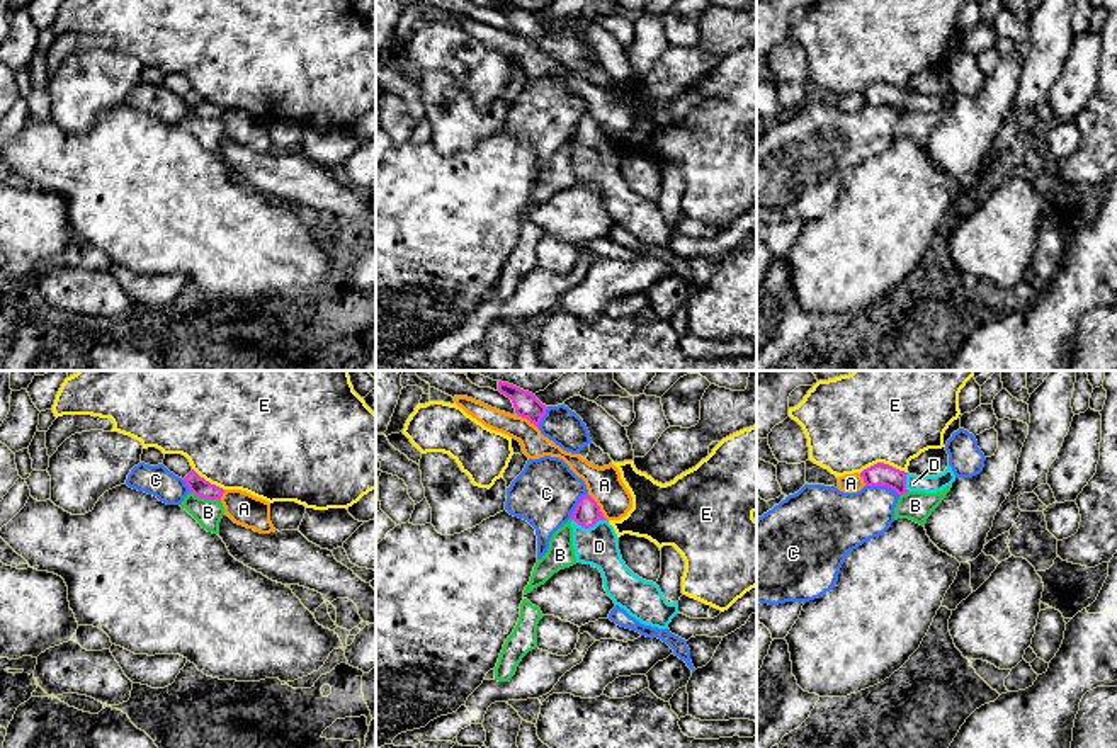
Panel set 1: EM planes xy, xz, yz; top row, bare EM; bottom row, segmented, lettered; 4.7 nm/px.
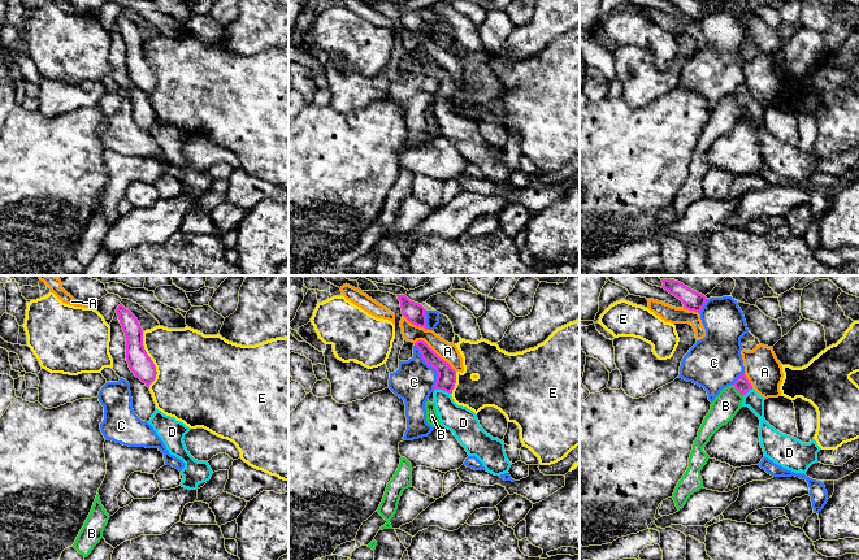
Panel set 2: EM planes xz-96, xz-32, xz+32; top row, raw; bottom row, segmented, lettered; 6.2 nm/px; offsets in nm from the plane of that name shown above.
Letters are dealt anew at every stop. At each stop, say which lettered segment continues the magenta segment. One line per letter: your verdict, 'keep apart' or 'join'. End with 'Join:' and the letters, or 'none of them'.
A: keep apart
B: keep apart
C: keep apart
D: join
E: keep apart
Join: D

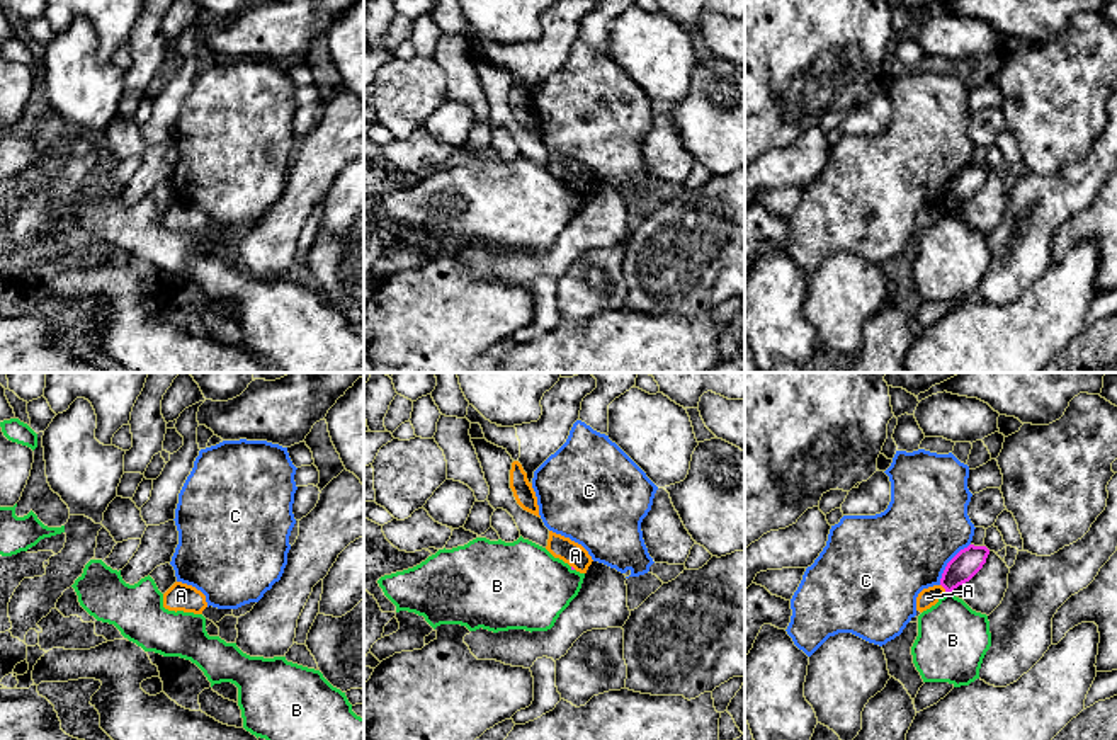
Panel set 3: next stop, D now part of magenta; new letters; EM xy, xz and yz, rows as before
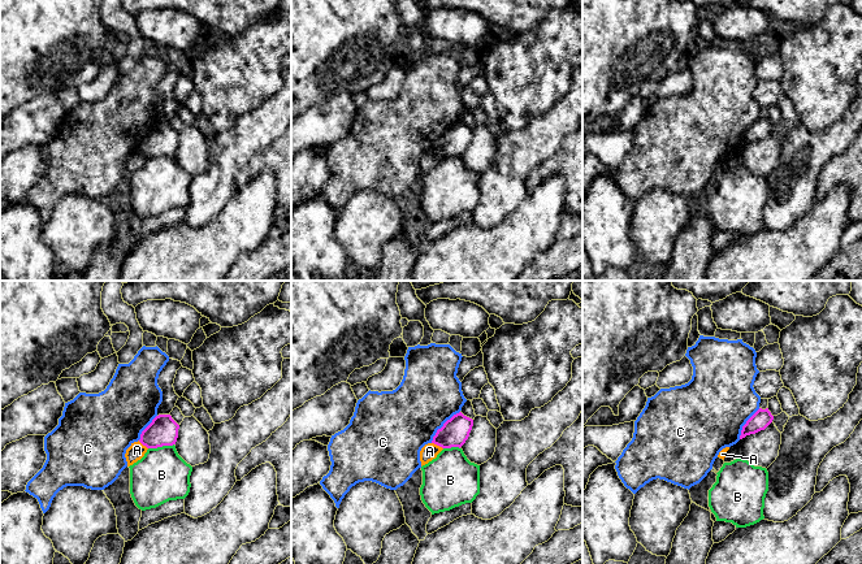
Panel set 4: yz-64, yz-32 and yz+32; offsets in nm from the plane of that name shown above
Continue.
A: keep apart
B: keep apart
C: keep apart
Join: none of them

